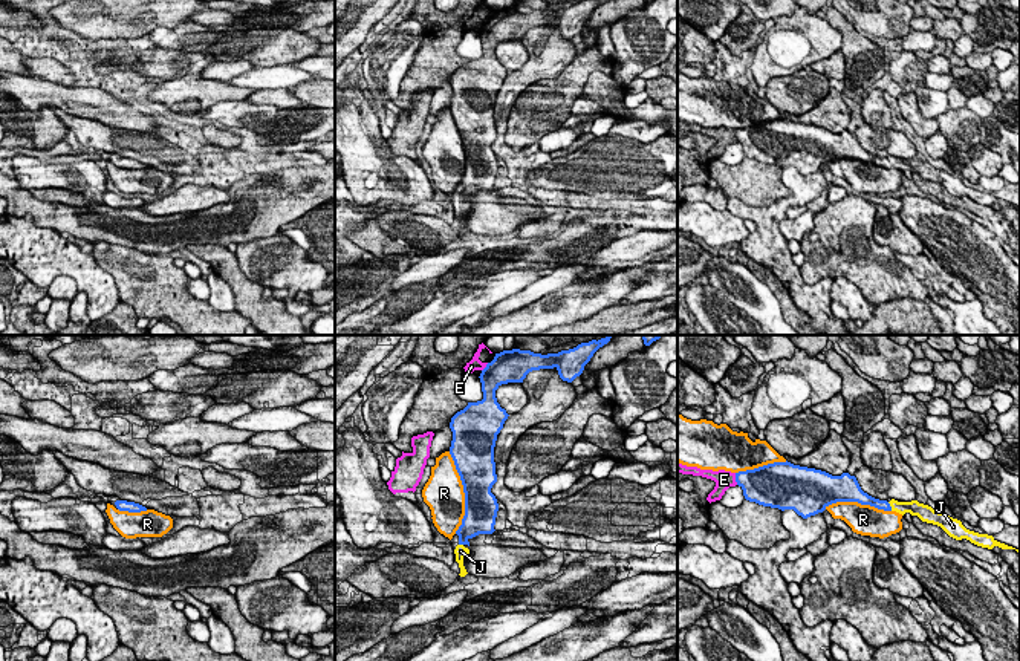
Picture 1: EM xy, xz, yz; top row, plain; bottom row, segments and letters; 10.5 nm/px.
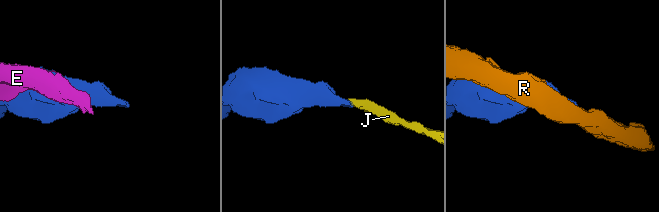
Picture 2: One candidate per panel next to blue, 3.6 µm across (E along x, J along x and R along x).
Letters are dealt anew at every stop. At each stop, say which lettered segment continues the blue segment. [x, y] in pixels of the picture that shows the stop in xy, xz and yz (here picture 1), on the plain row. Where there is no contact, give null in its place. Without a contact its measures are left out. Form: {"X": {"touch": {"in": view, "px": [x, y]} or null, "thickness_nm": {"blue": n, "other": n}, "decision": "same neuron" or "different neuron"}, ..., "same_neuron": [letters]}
{"E": {"touch": {"in": "yz", "px": [736, 136]}, "thickness_nm": {"blue": 360, "other": 190}, "decision": "different neuron"}, "J": {"touch": {"in": "yz", "px": [890, 164]}, "thickness_nm": {"blue": 100, "other": 140}, "decision": "same neuron"}, "R": {"touch": {"in": "xz", "px": [464, 149]}, "thickness_nm": {"blue": 380, "other": 420}, "decision": "different neuron"}, "same_neuron": ["J"]}

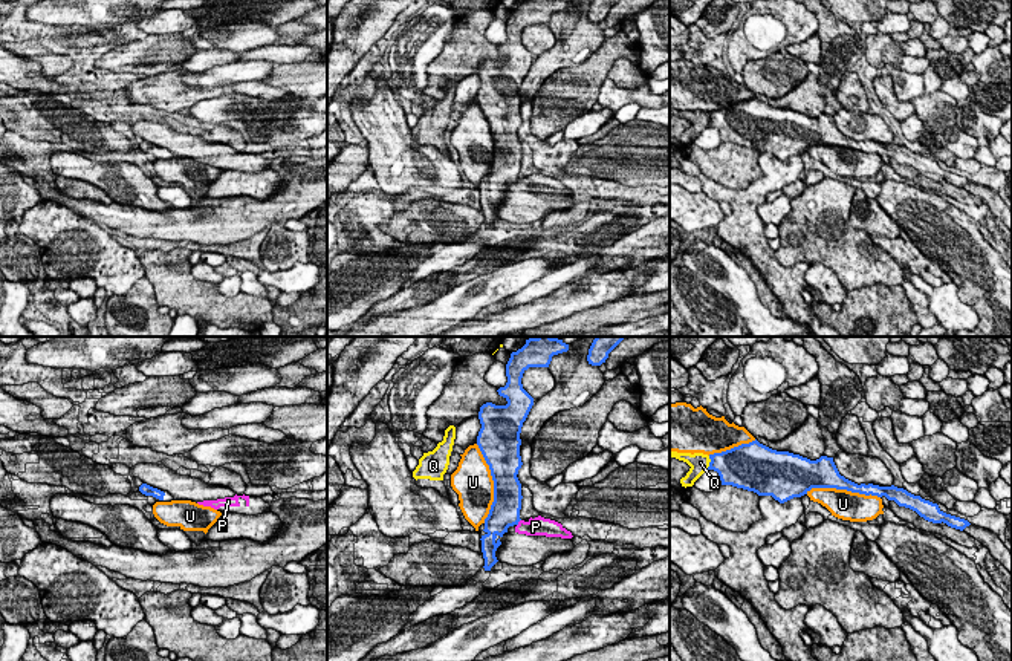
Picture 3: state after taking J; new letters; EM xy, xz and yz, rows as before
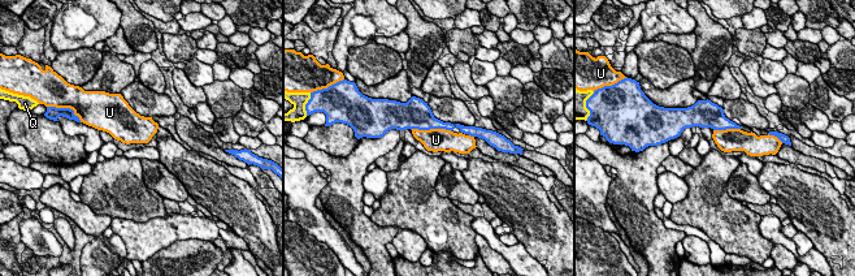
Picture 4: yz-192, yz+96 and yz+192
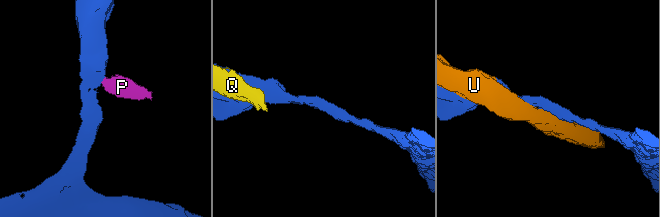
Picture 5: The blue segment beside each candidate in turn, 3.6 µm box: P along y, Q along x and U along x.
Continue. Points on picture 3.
{"P": {"touch": {"in": "xz", "px": [518, 178]}, "thickness_nm": {"blue": 320, "other": 190}, "decision": "different neuron"}, "Q": {"touch": {"in": "yz", "px": [710, 120]}, "thickness_nm": {"blue": 360, "other": 220}, "decision": "different neuron"}, "U": {"touch": {"in": "xz", "px": [494, 141]}, "thickness_nm": {"blue": 320, "other": 400}, "decision": "different neuron"}, "same_neuron": []}

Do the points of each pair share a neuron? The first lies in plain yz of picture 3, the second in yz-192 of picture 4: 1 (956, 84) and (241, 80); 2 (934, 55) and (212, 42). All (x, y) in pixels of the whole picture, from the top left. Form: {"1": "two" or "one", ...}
{"1": "one", "2": "two"}

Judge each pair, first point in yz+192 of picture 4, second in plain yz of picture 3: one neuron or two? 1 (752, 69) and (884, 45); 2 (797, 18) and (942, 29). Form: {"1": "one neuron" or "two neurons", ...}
{"1": "two neurons", "2": "one neuron"}

